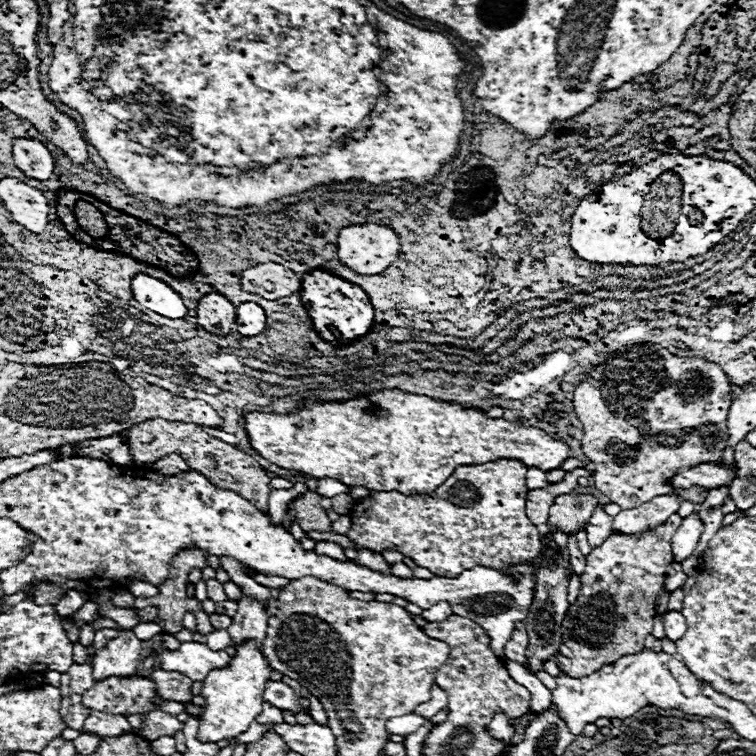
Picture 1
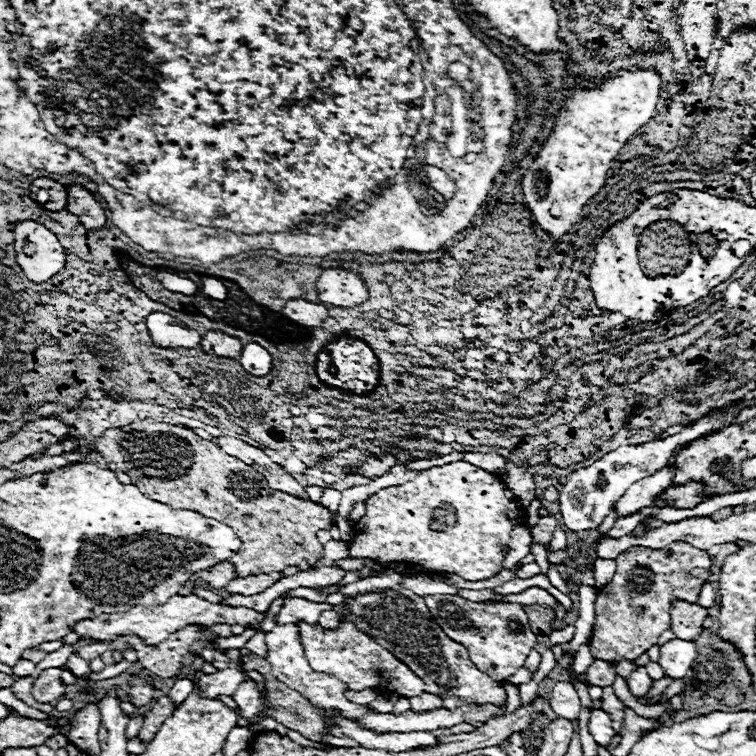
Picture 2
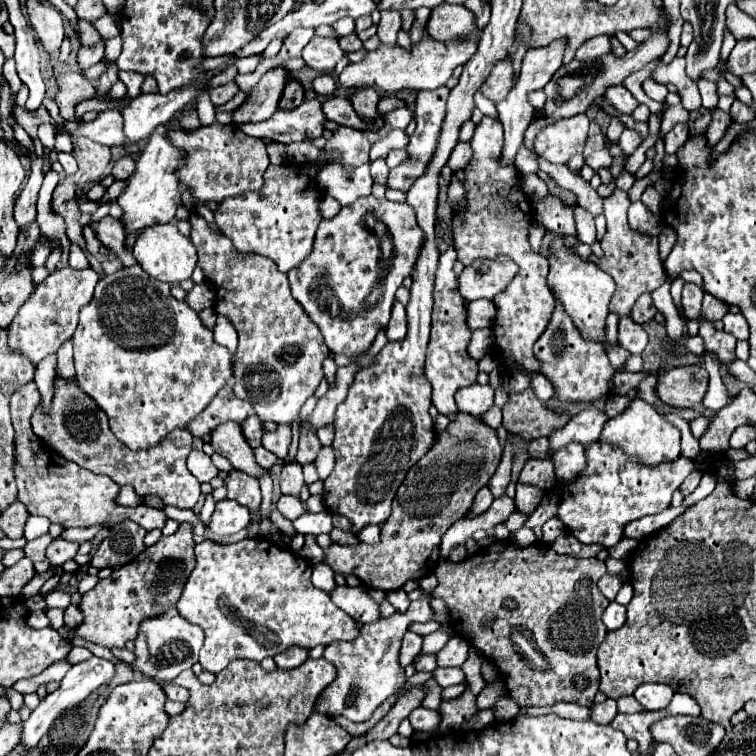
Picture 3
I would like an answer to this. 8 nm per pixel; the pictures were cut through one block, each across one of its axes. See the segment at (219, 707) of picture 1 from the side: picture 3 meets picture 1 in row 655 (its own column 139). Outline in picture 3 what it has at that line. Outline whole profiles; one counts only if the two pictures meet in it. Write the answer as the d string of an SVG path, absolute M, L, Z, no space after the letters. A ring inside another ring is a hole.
M168 222L168 224L156 224L150 228L144 228L144 232L138 236L138 240L134 242L134 258L138 260L138 264L156 280L160 282L168 282L172 286L180 284L182 280L190 278L194 268L196 268L196 248L192 244L190 238L182 236L176 228L176 224Z

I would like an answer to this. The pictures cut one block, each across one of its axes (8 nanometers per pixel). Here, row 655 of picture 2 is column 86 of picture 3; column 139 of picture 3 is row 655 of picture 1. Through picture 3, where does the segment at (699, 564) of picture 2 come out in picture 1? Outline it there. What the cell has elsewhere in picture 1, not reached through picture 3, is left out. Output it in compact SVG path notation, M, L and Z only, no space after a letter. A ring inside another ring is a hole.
M674 514L652 534L608 536L588 554L586 570L580 578L580 596L566 614L572 616L572 628L562 630L562 646L556 654L556 662L564 674L592 674L600 666L618 662L624 654L644 650L644 640L652 634L656 618L656 598L664 590L666 568L674 562L670 544L680 524L682 518Z

